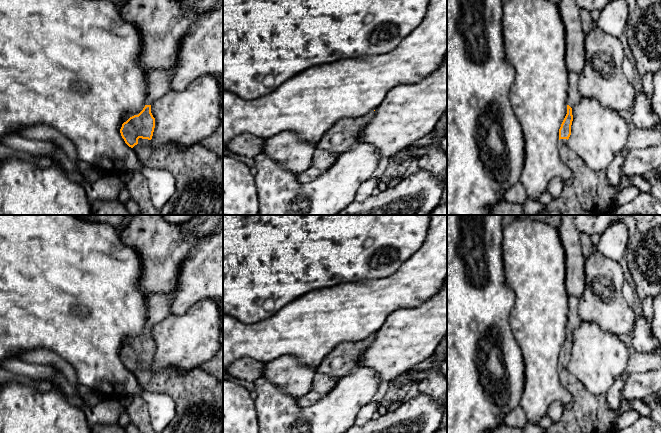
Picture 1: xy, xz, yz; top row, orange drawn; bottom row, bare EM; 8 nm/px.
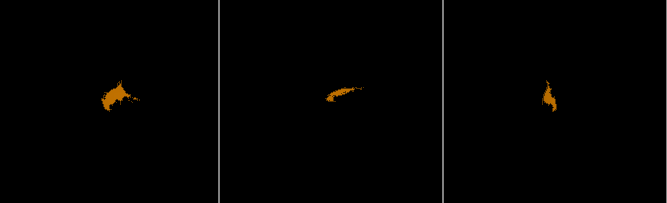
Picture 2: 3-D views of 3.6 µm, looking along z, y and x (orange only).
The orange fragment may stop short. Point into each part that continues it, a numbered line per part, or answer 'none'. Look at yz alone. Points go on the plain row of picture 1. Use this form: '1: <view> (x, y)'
1: yz (574, 320)
2: yz (587, 413)

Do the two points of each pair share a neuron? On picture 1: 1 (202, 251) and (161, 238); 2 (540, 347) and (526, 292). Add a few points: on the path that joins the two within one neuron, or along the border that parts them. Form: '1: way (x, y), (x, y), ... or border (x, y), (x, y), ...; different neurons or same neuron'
1: border (201, 237), (182, 261), (180, 269); different neurons
2: way (540, 333), (539, 306); same neuron

